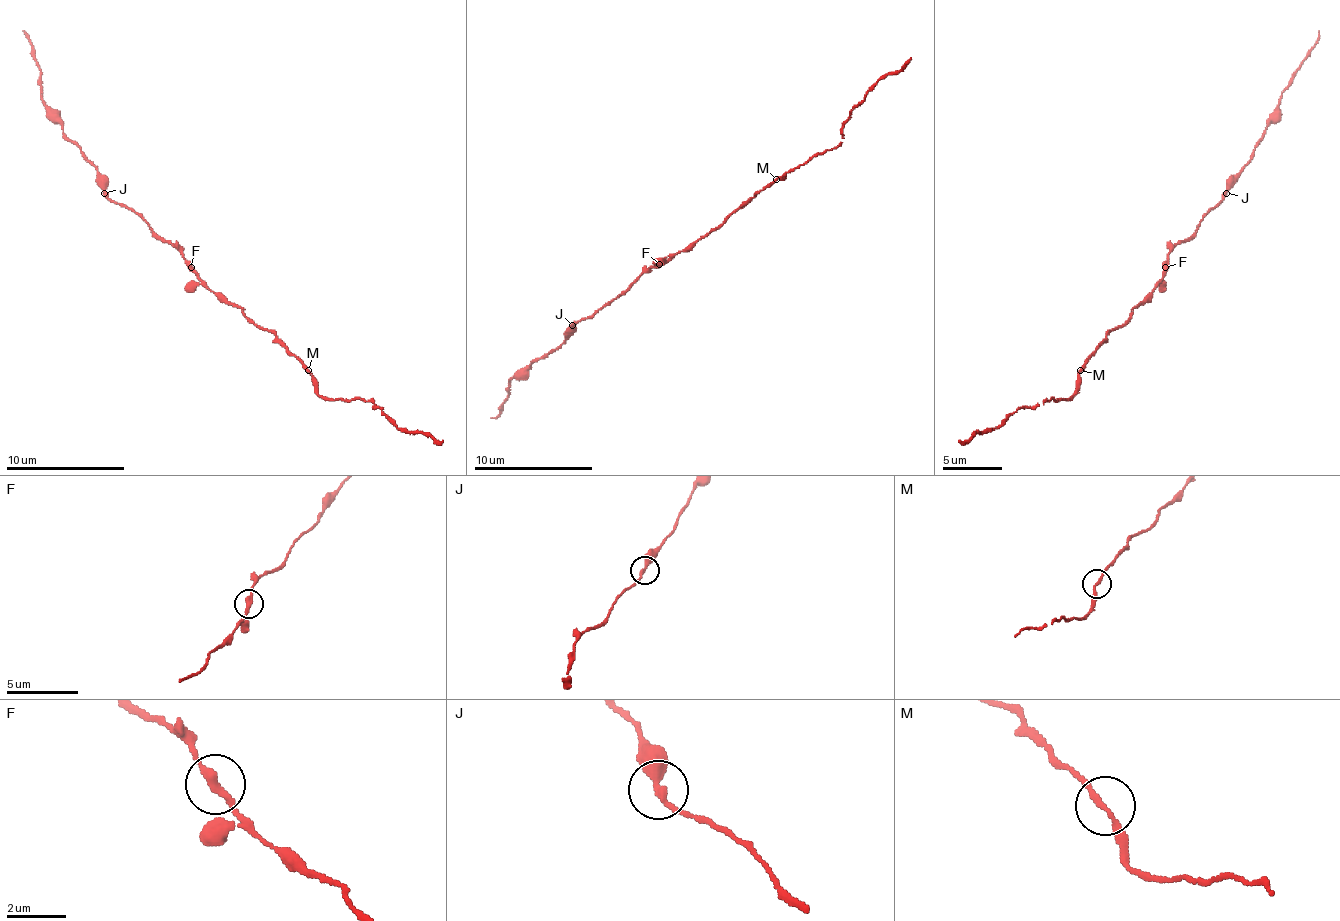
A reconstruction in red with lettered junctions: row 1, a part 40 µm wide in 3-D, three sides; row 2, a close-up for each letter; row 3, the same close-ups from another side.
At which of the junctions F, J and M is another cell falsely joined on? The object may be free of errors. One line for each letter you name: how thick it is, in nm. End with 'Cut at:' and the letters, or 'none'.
Cut at: none

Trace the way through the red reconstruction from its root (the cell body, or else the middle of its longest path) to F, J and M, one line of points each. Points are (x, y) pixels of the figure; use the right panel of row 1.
F: (1159, 284), (1165, 267)
J: (1159, 284), (1168, 255), (1197, 228), (1200, 219), (1227, 192)
M: (1159, 284), (1108, 335), (1081, 371)

